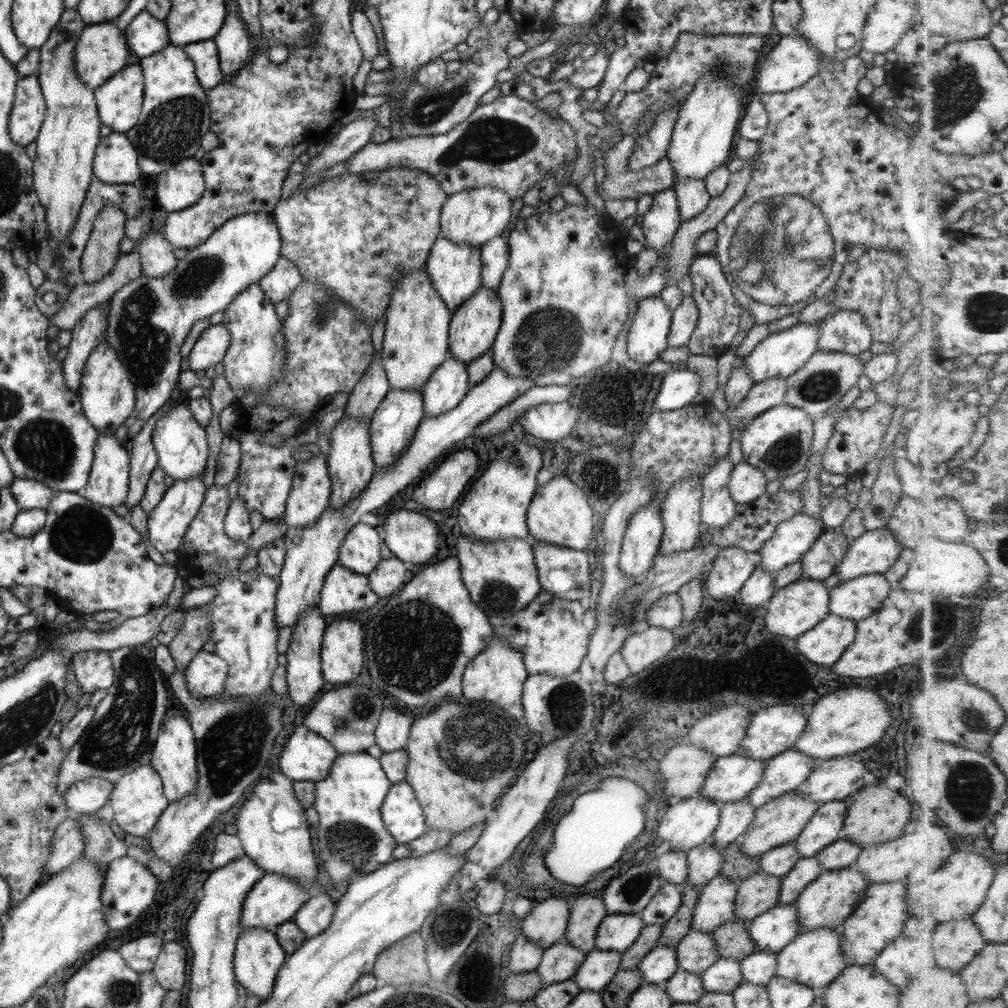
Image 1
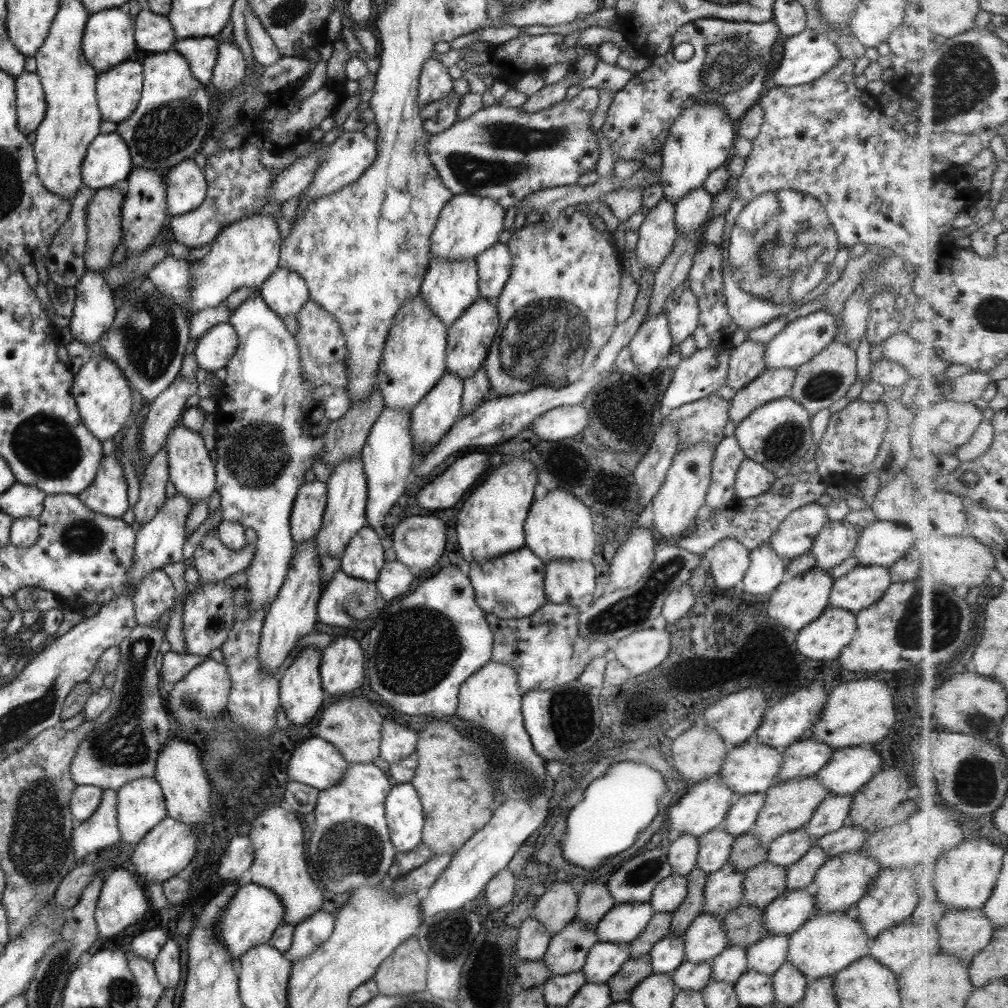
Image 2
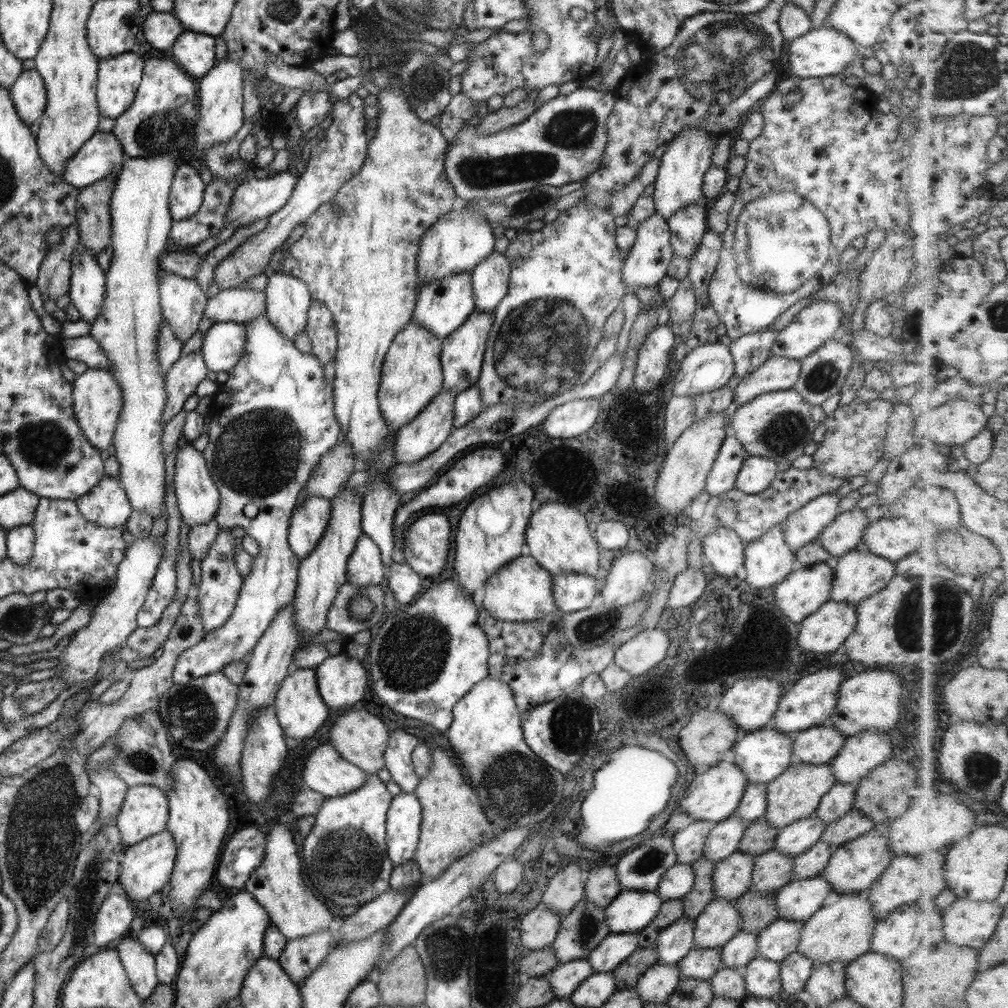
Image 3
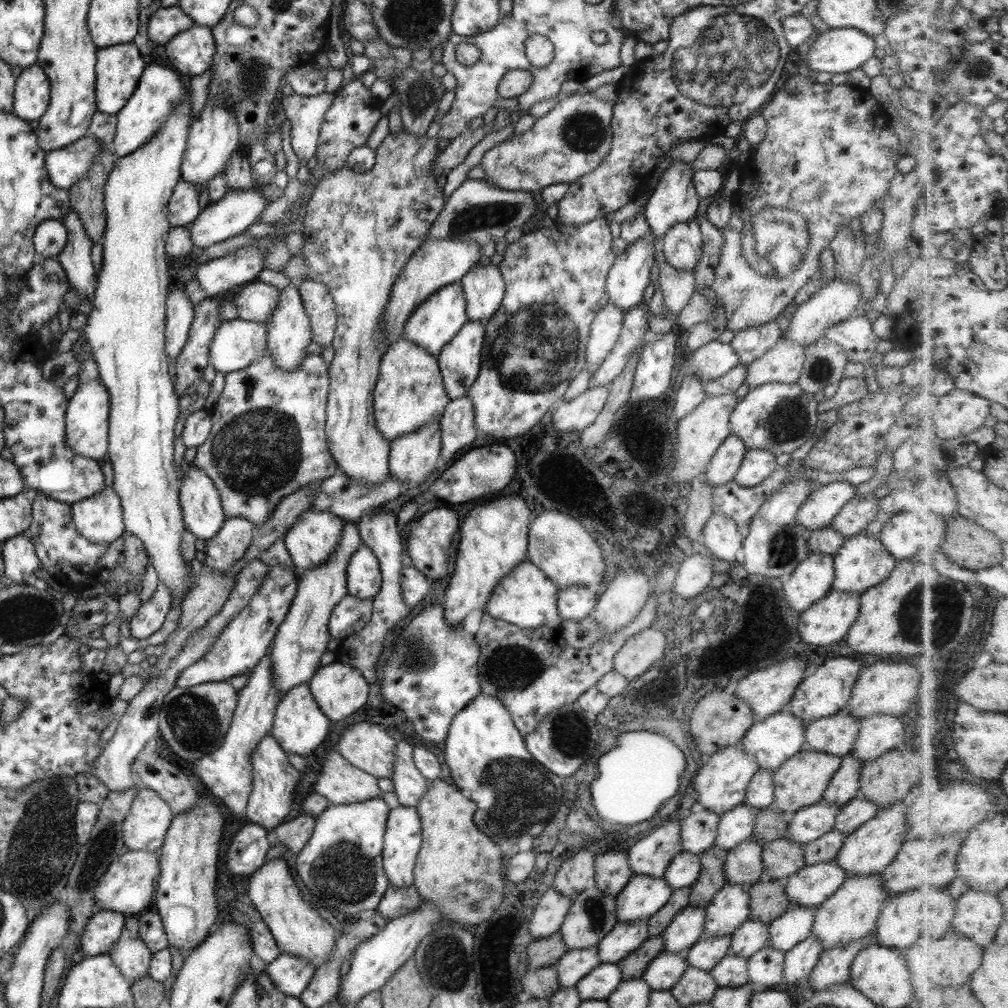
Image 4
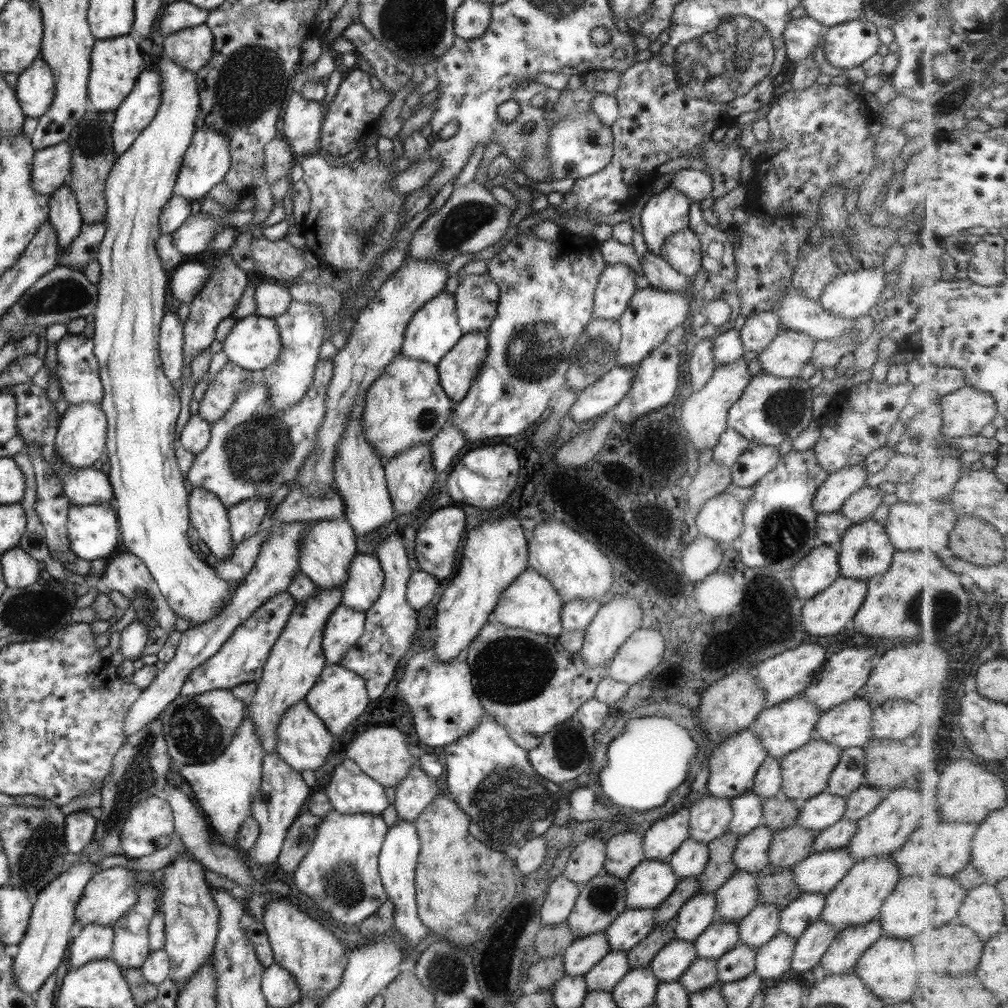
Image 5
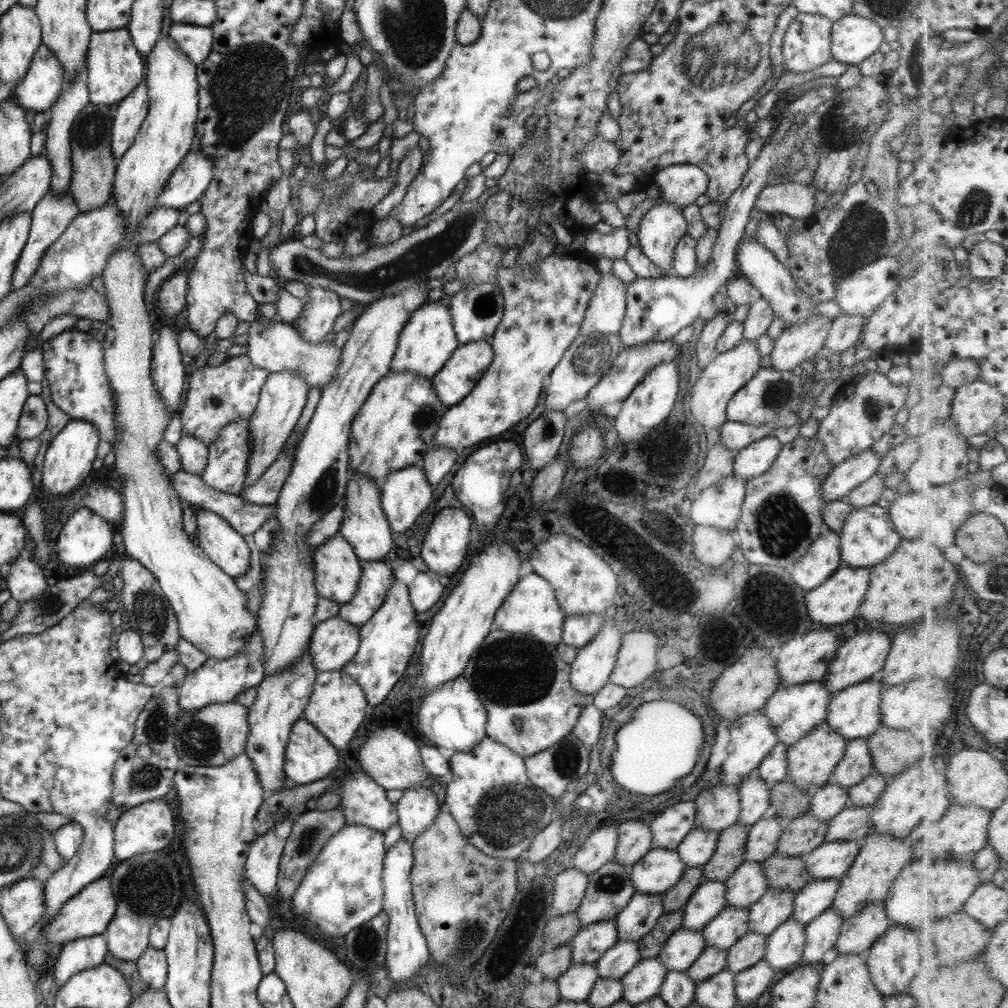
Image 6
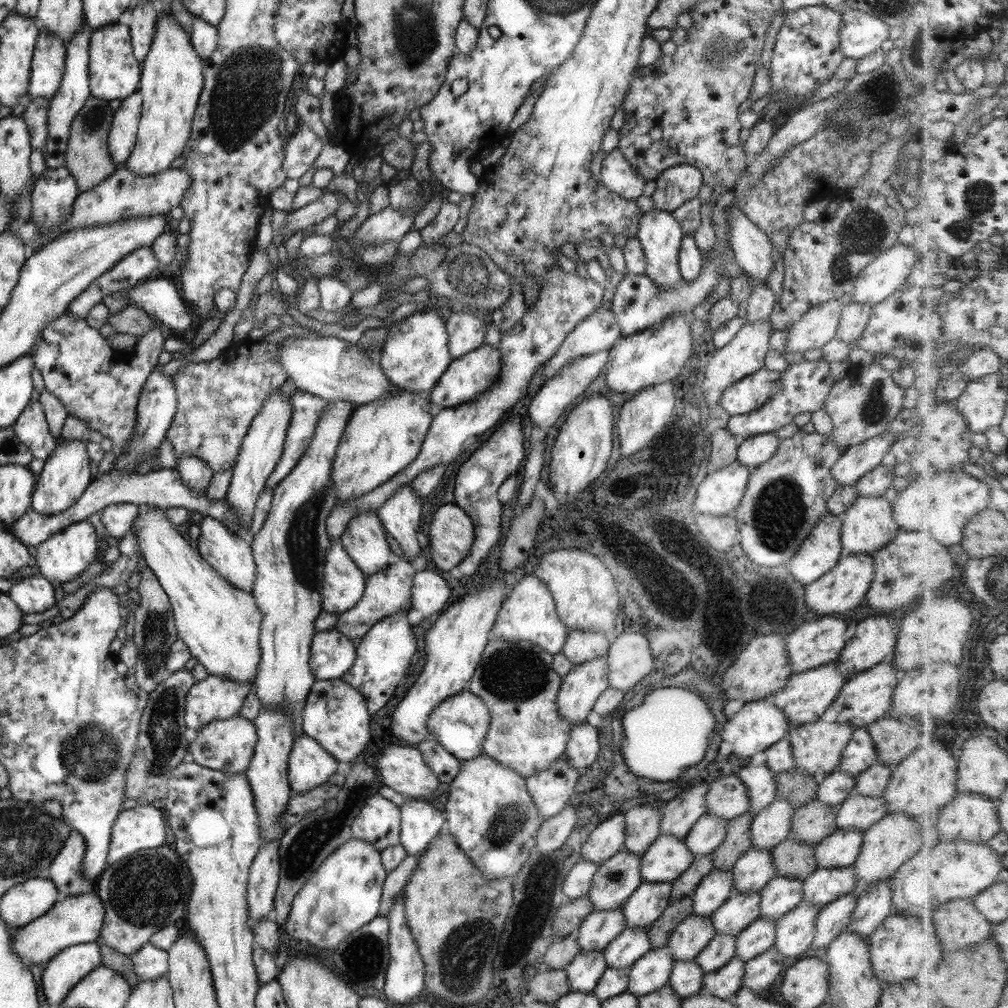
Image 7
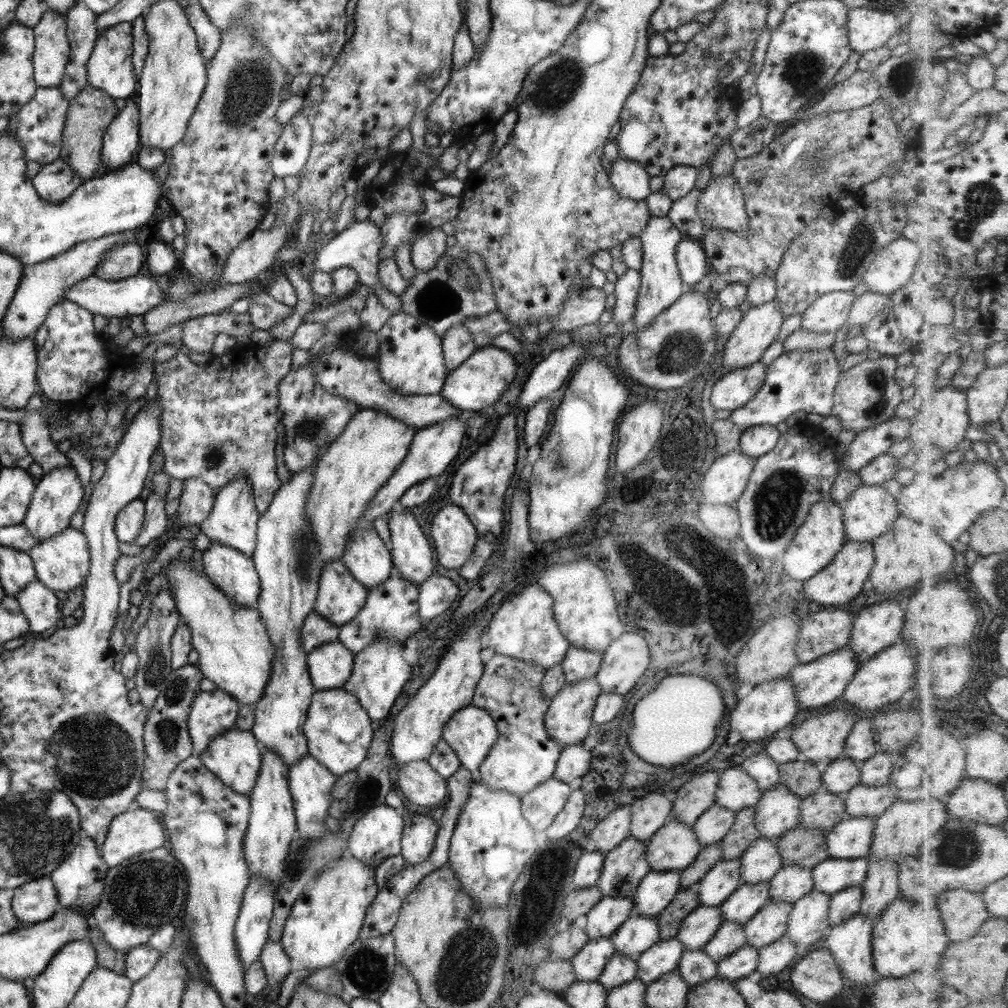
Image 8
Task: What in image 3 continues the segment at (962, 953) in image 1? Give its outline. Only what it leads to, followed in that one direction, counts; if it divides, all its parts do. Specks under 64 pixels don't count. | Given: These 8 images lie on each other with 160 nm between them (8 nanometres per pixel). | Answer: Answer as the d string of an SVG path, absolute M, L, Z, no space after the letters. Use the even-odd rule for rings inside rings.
M958 898L942 914L945 940L980 950L996 934L1002 912L997 901Z

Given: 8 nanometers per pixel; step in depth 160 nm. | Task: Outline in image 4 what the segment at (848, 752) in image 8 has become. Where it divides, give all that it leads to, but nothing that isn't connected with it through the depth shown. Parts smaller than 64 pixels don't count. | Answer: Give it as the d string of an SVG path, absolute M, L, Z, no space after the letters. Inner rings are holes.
M851 755L840 757L840 767L835 770L834 776L829 780L821 801L839 809L847 804L853 797L858 796L858 781L860 767L858 760Z

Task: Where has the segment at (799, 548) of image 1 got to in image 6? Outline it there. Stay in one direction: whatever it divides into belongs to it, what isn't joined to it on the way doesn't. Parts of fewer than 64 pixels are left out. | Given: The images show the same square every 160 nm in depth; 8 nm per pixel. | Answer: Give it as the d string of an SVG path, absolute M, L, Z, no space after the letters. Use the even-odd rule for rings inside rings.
M863 450L845 458L827 473L822 484L822 498L827 501L843 500L850 490L865 482L876 472L880 456L873 450Z

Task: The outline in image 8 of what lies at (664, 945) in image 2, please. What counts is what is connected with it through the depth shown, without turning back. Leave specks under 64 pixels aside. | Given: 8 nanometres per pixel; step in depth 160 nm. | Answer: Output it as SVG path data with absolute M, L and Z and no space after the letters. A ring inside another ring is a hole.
M740 860L717 861L695 884L694 891L701 906L718 906L741 883Z

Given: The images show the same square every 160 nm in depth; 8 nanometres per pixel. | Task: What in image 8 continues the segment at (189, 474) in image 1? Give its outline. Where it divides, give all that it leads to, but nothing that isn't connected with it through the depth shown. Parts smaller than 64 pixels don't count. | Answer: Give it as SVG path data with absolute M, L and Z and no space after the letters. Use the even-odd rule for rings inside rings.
M211 542L209 547L202 551L202 566L202 571L208 581L217 590L220 590L225 595L225 598L247 609L255 607L260 591L260 582L251 558L228 546Z

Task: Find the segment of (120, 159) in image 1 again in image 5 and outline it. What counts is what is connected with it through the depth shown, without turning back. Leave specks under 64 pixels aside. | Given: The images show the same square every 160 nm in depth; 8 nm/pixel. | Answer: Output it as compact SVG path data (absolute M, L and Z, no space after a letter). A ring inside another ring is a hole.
M61 141L47 148L37 149L32 156L32 167L30 170L30 184L37 194L43 196L50 195L54 190L59 188L61 183L67 181L70 173L70 156L71 151L67 141Z

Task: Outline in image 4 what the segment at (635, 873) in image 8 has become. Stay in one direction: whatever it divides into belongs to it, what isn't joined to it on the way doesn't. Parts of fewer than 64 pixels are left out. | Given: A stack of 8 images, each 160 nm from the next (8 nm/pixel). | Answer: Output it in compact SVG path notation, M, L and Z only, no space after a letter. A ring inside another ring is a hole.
M593 886L573 896L558 933L568 950L587 948L596 946L617 921L616 896Z

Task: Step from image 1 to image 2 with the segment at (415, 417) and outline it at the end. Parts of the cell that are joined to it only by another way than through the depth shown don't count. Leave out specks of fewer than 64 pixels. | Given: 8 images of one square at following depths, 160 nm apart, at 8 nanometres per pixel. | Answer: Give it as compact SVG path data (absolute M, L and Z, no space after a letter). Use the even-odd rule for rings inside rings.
M384 408L371 425L367 439L360 454L360 461L366 480L366 507L364 514L379 538L387 541L383 531L383 518L393 508L397 498L403 494L405 484L412 474L413 443L409 435L409 410Z

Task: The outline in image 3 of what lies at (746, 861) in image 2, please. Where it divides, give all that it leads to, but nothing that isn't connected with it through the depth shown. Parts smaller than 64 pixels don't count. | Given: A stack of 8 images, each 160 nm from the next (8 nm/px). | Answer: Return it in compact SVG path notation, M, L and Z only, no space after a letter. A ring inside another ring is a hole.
M762 818L749 823L743 833L737 852L749 854L753 858L773 849L775 838L778 836L778 829L767 824Z

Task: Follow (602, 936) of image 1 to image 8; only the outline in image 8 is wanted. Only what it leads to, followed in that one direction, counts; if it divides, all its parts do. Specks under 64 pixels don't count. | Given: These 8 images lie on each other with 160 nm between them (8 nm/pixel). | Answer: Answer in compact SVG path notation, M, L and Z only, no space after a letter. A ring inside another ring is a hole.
M669 818L650 836L645 846L645 860L651 871L681 872L701 848L692 827Z

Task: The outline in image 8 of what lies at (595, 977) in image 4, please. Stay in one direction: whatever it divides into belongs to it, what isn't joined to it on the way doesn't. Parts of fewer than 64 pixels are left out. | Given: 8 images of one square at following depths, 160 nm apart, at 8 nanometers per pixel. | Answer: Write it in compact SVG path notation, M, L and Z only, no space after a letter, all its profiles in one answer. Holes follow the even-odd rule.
M631 914L609 938L615 953L635 958L659 941L659 930L655 916Z

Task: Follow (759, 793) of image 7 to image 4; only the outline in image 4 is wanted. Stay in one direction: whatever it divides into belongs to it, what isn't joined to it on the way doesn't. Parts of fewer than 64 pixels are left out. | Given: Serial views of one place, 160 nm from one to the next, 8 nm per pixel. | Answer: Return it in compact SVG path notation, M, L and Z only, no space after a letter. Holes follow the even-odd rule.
M743 803L727 810L719 818L713 846L728 852L731 848L735 848L741 842L751 838L756 812Z

